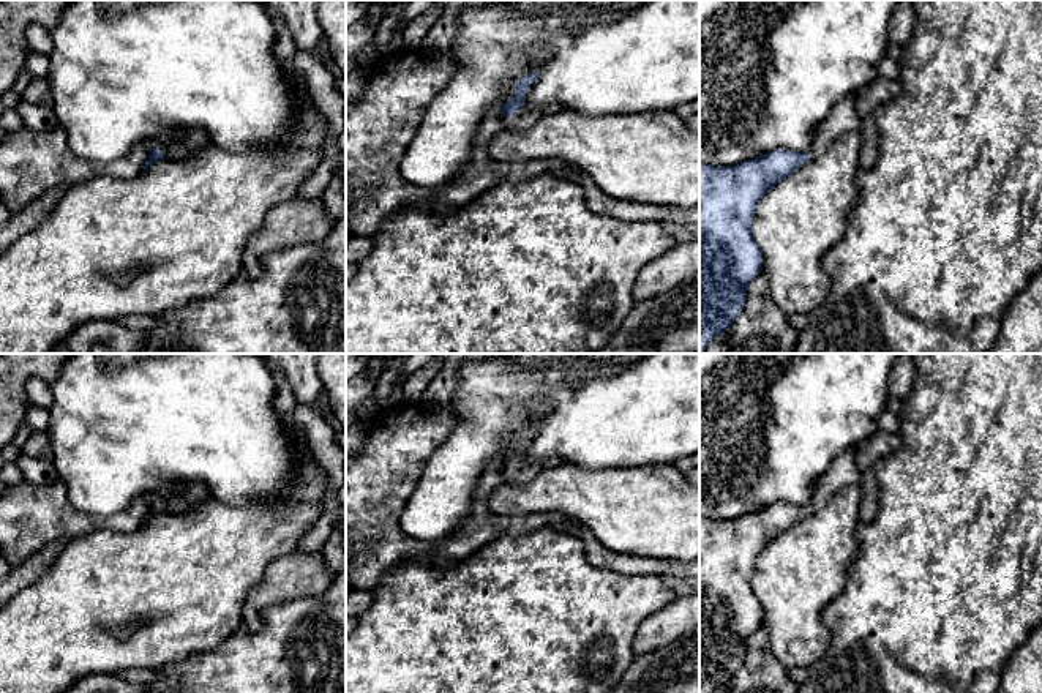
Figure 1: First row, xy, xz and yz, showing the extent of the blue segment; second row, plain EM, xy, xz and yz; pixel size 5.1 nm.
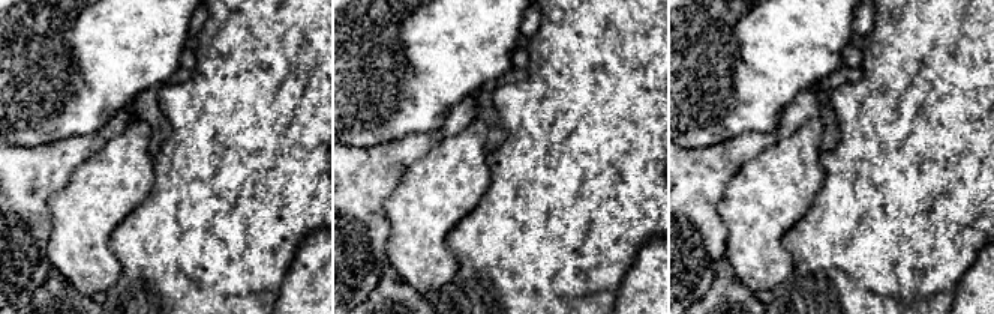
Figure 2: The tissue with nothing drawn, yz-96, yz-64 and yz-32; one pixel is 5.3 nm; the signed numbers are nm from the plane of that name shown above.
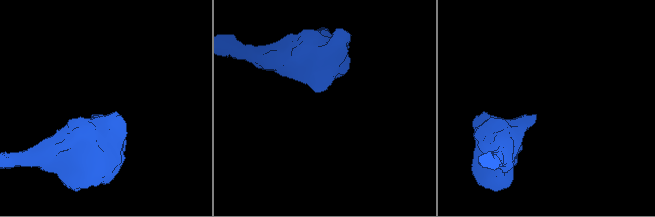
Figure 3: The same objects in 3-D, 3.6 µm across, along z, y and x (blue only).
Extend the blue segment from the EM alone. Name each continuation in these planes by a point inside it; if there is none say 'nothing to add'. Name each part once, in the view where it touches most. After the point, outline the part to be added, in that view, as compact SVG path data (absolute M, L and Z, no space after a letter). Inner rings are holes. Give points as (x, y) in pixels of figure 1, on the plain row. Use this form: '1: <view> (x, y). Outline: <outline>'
1: xz (521, 474). Outline: M538 464L516 466L505 474L513 477L516 483L530 480L540 470Z

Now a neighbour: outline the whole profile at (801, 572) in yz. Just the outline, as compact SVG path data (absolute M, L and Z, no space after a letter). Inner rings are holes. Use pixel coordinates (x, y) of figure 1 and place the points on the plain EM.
M859 485L845 486L826 505L811 508L807 518L778 535L756 560L752 587L763 603L763 625L770 649L786 669L808 668L832 642L832 633L821 614L843 590L848 568L859 554L859 515Z

